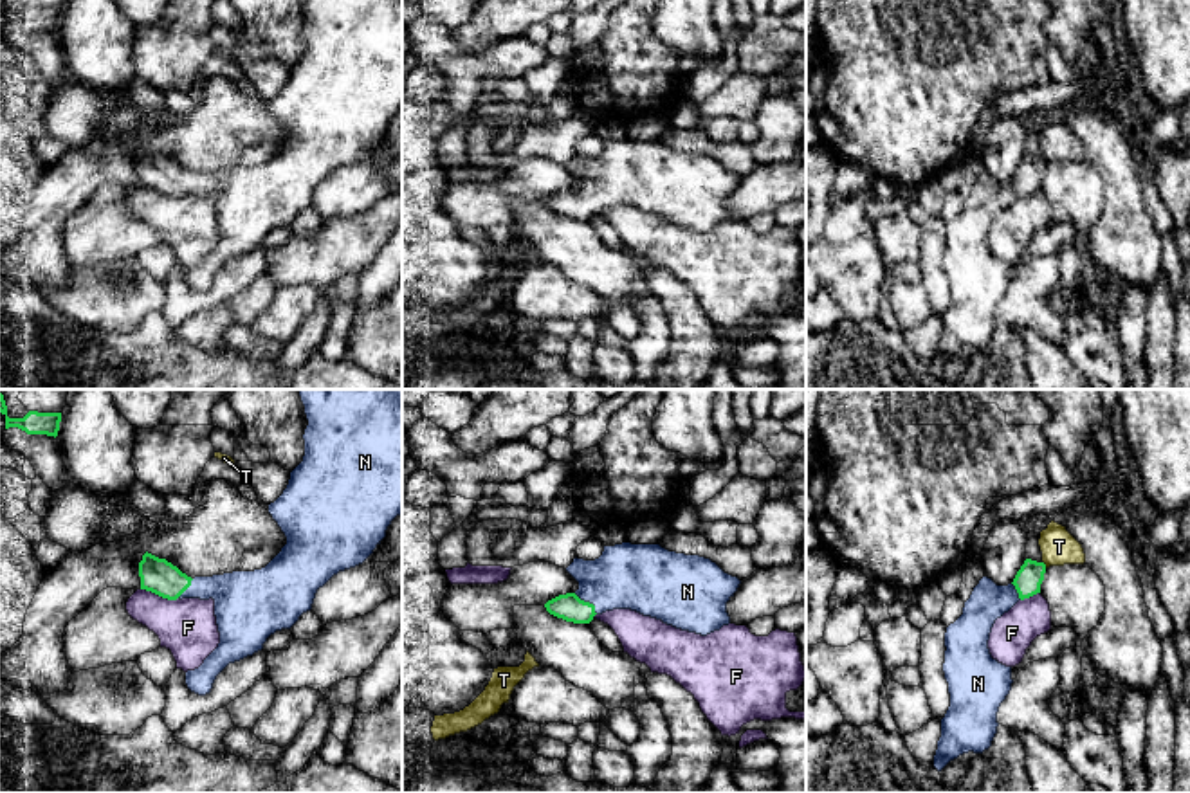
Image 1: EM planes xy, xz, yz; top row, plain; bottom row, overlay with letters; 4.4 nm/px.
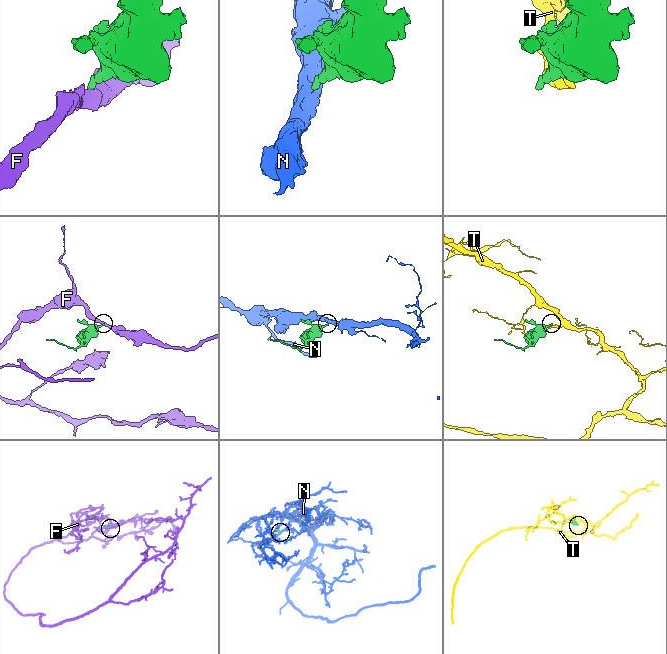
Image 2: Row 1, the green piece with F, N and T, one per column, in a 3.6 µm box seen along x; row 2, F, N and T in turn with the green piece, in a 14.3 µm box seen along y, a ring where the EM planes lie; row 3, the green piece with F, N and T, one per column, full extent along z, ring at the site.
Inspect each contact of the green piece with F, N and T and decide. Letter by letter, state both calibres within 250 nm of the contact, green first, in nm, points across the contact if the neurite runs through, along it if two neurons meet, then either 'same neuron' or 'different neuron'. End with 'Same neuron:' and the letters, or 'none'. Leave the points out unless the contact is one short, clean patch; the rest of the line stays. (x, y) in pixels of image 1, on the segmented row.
F: 160/260 nm | along xy (141, 588), (177, 599) | different neuron
N: 120/300 nm | across xz (570, 608), (588, 602), (608, 583), (637, 577) | same neuron
T: 120/160 nm | different neuron
Same neuron: N

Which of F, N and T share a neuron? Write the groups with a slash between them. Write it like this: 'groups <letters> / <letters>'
groups F / N / T

